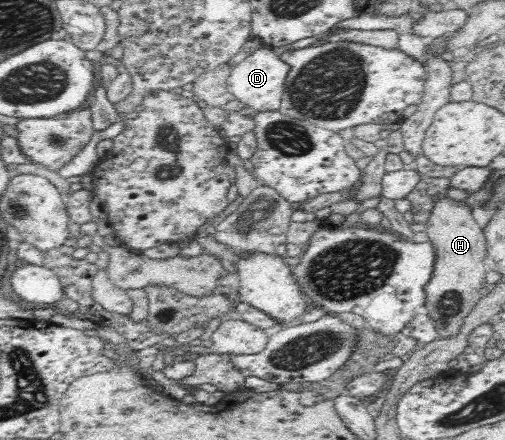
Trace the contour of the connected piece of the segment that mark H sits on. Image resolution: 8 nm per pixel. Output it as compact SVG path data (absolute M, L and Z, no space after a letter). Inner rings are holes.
M447 196L430 210L426 222L429 240L435 249L435 260L431 278L423 288L424 306L435 325L437 340L458 335L467 315L481 300L479 292L482 286L486 285L485 274L489 270L484 262L487 256L486 238L471 212L464 202L454 202Z

